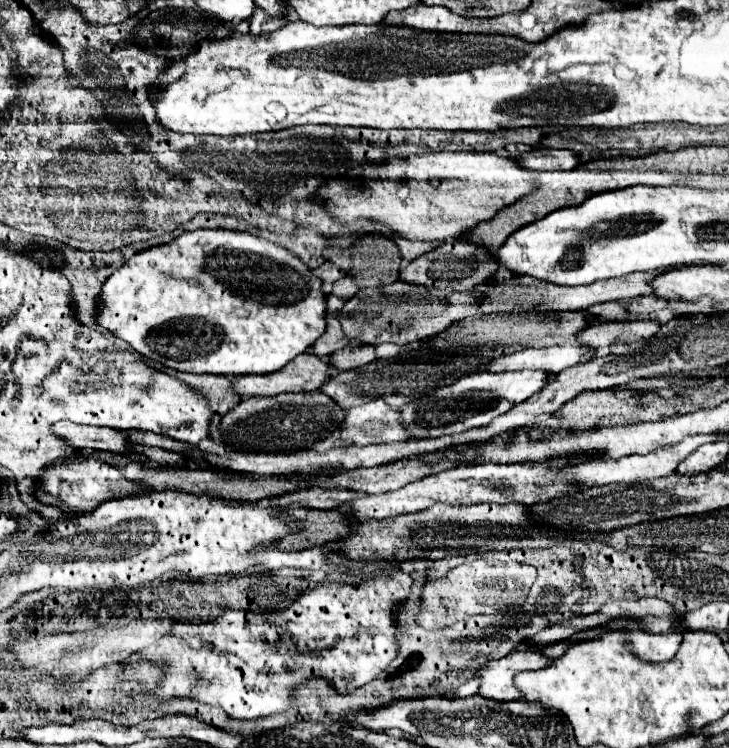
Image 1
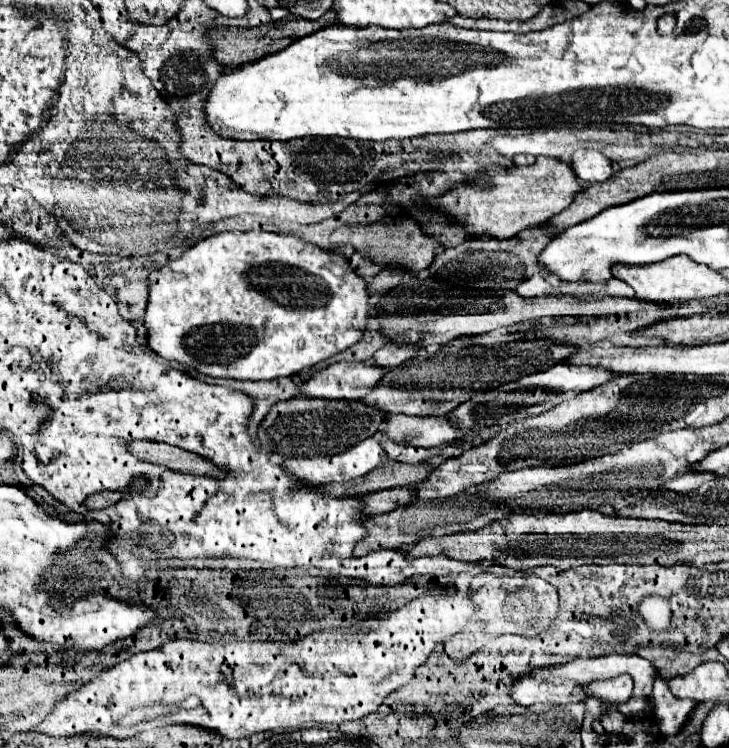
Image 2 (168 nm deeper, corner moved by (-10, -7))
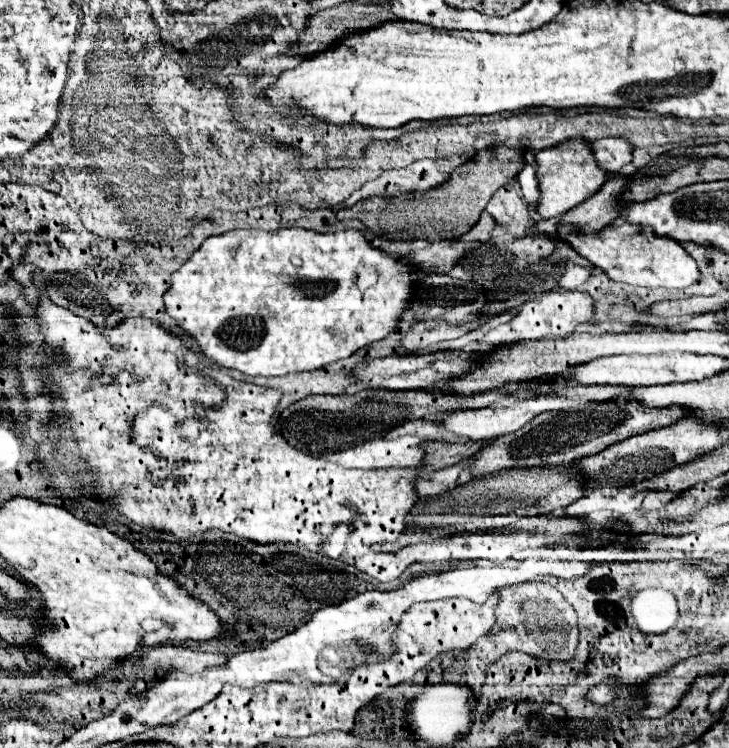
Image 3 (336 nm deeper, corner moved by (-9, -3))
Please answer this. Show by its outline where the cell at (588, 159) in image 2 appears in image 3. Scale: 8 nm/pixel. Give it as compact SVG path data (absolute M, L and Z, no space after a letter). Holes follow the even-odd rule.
M623 137L599 139L599 141L593 141L591 145L593 145L597 163L609 173L619 173L633 159L633 145Z

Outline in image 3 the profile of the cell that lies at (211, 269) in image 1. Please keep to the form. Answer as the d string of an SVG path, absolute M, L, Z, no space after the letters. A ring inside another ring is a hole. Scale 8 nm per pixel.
M237 229L227 231L223 235L215 235L203 241L203 245L191 255L191 259L173 273L171 287L165 293L165 309L171 317L177 319L179 327L201 347L203 355L219 363L221 367L241 371L245 375L287 375L287 373L301 373L301 371L315 371L321 369L333 361L347 359L355 351L385 339L391 331L397 329L403 311L407 309L407 303L413 301L413 291L419 283L417 267L411 265L411 261L405 261L403 257L395 253L387 253L379 247L373 247L363 233L355 229L339 231L339 233L315 233L307 229L277 229L277 231L261 231L261 229Z

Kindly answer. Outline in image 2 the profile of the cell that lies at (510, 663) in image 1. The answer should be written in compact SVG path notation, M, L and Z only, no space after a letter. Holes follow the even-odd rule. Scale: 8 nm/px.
M608 655L600 659L574 659L566 665L550 667L550 669L534 669L522 677L518 677L510 685L510 699L518 705L530 707L534 703L580 703L584 699L582 685L590 679L610 679L616 677L618 673L628 673L634 679L634 697L622 705L624 715L640 717L640 715L652 715L654 709L654 699L652 699L652 679L656 675L656 669L650 665L650 661L642 659L640 655Z

